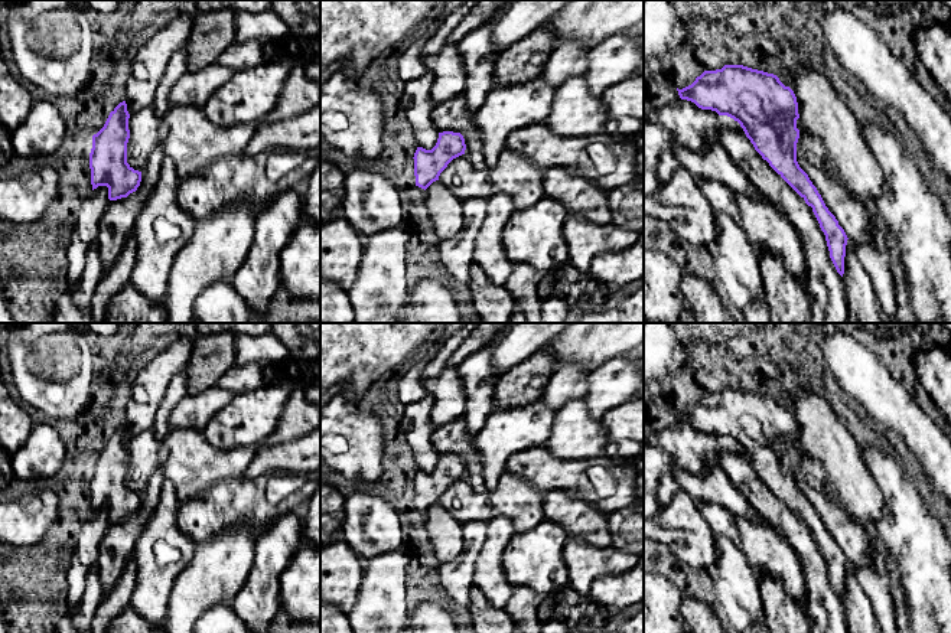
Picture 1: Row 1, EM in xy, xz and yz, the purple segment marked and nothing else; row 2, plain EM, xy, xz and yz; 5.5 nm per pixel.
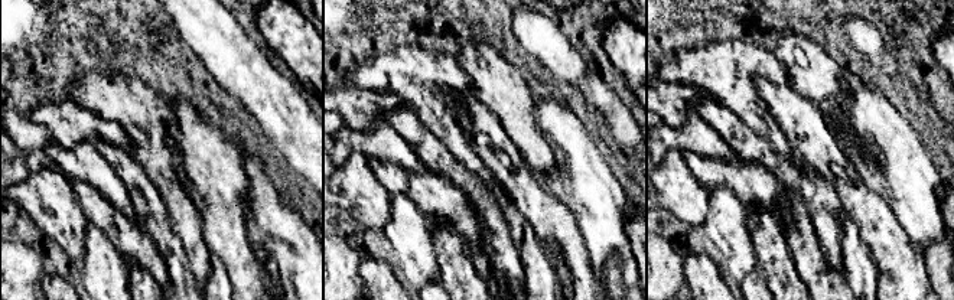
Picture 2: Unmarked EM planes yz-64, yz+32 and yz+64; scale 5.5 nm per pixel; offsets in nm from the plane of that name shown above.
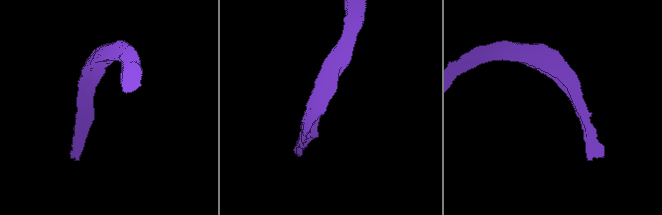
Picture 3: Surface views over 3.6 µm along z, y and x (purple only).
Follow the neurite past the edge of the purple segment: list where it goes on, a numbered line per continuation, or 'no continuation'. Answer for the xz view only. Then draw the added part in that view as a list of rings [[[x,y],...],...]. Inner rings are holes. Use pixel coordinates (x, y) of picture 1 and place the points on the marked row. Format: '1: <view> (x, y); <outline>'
no continuation

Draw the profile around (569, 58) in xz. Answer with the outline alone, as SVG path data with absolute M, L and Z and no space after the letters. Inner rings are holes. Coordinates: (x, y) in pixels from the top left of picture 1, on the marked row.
M577 40L558 43L548 56L541 78L558 88L569 78L586 75L589 66L587 52L589 49Z

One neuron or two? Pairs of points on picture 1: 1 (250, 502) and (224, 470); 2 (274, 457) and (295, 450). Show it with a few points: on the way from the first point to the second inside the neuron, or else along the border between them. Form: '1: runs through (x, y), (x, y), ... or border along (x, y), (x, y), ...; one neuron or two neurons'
1: border along (240, 477), (222, 479), (199, 493); two neurons
2: runs through (279, 457), (290, 454); one neuron

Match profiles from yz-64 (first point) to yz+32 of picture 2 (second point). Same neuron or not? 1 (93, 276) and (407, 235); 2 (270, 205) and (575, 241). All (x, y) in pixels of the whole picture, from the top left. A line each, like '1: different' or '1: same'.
1: same
2: different

